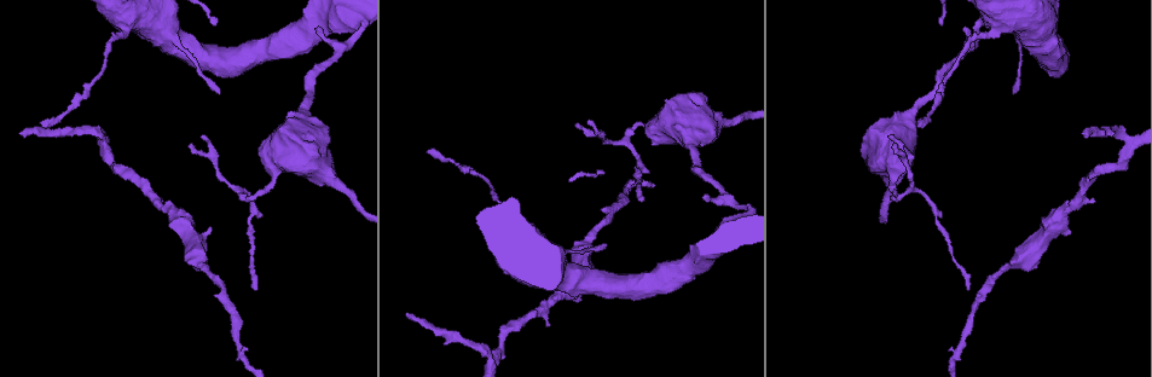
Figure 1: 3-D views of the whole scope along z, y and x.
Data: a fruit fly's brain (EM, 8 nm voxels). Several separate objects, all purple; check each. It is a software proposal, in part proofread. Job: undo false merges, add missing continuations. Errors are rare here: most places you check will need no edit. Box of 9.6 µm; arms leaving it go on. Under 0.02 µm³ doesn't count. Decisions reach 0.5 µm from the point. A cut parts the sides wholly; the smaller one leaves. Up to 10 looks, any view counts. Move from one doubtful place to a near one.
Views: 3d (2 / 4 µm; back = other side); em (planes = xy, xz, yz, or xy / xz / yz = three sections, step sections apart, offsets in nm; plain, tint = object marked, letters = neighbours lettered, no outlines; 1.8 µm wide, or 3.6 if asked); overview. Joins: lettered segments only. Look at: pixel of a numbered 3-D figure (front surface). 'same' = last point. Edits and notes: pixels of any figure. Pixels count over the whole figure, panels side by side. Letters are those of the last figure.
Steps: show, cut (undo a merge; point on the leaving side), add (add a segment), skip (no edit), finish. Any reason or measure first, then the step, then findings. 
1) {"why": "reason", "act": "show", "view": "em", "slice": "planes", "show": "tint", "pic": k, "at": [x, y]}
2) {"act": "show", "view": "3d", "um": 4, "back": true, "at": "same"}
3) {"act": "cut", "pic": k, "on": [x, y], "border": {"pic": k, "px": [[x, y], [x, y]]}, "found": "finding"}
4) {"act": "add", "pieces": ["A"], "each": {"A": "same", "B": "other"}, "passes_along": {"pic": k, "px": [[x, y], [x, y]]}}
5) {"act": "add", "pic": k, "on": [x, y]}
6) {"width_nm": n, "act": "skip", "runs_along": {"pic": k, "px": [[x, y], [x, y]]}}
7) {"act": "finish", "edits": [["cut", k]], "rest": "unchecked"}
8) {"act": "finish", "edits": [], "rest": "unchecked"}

{"why": "thin end", "act": "show", "view": "em", "slice": "planes", "show": "letters", "pic": 1, "at": [966, 289]}

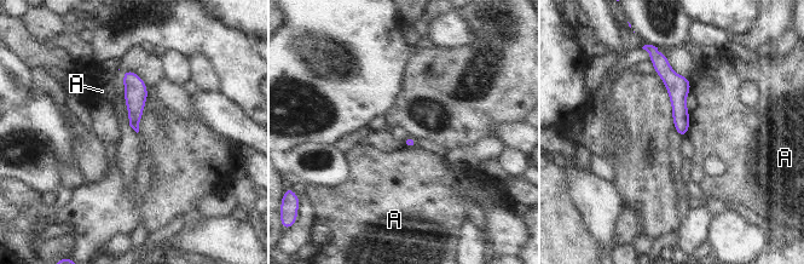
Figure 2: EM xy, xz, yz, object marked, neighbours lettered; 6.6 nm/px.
{"longest_contact_nm": ["A", 160], "act": "skip", "each": {"A": "other"}, "border": {"pic": 2, "px": [[690, 113], [686, 135]]}, "found": "no lettered segment goes on from it"}

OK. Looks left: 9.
{"why": "branch stops here", "act": "show", "view": "em", "slice": "planes", "show": "plain", "pic": 1, "at": [890, 135]}

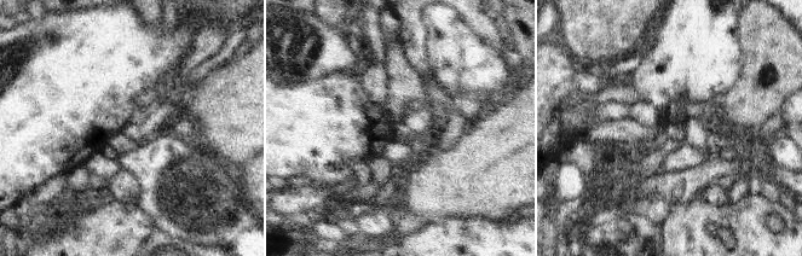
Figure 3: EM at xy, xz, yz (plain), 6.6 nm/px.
{"why": "what lies round it", "act": "show", "view": "em", "slice": "planes", "show": "letters", "at": "same"}

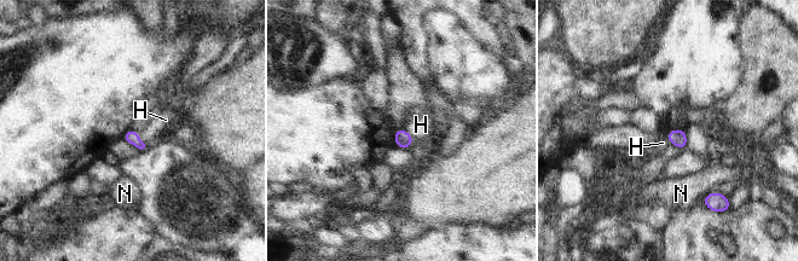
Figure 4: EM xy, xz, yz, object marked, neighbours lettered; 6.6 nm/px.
{"act": "skip", "each": {"H": "other", "N": "other"}, "found": "none of them fits"}

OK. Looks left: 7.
{"why": "thin end", "act": "show", "view": "3d", "um": 2, "back": true, "pic": 1, "at": [319, 30]}

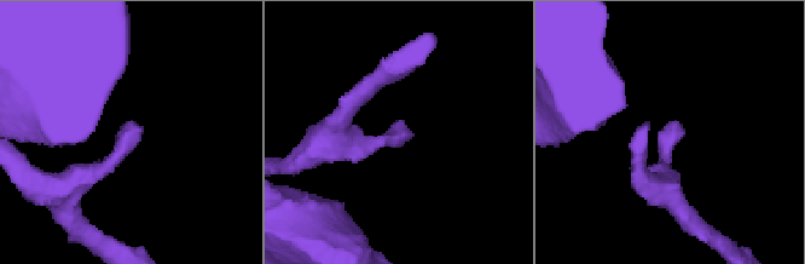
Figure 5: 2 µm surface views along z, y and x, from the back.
{"why": "now the EM", "act": "show", "view": "em", "slice": "planes", "show": "letters", "pic": 5, "at": [133, 121]}

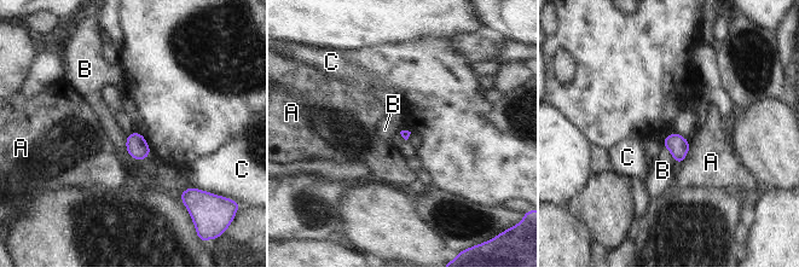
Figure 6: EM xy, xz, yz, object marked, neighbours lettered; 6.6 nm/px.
{"act": "skip", "each": {"A": "other", "B": "other", "C": "other"}, "border": {"pic": 6, "px": [[126, 135], [132, 158], [151, 154]]}, "found": "none of them fits"}

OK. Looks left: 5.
{"why": "free end", "act": "show", "view": "3d", "um": 4, "pic": 1, "at": [1012, 92]}

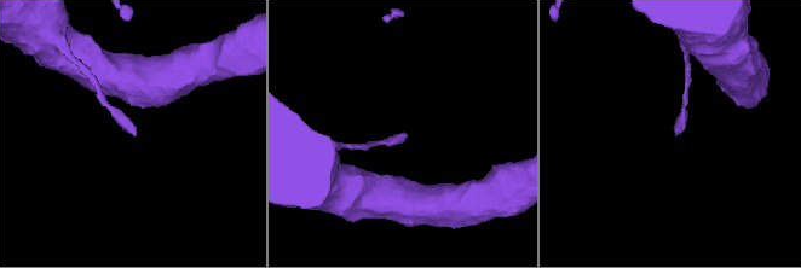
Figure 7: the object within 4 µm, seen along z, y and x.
{"why": "shape alone is not enough", "act": "show", "view": "em", "slice": "planes", "show": "letters", "pic": 7, "at": [403, 134]}

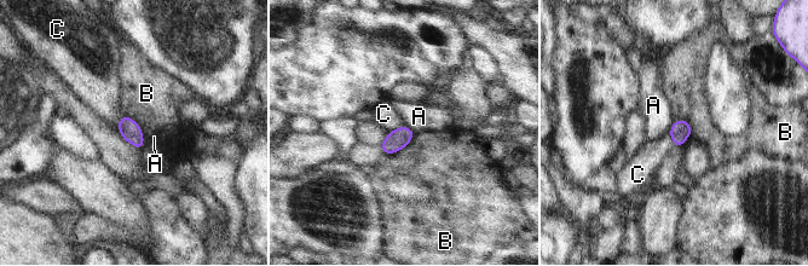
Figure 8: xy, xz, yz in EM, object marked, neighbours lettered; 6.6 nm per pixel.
{"width_nm": 140, "act": "skip", "each": {"A": "other", "B": "other", "C": "other"}, "found": "no lettered segment goes on from it"}

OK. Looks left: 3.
{"act": "finish", "edits": [], "rest": "unchecked"}

